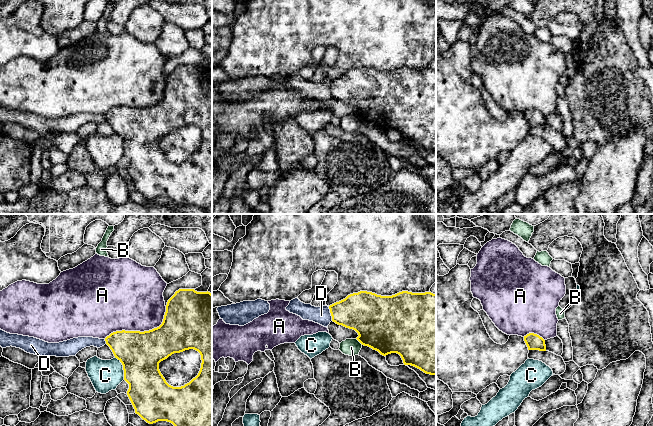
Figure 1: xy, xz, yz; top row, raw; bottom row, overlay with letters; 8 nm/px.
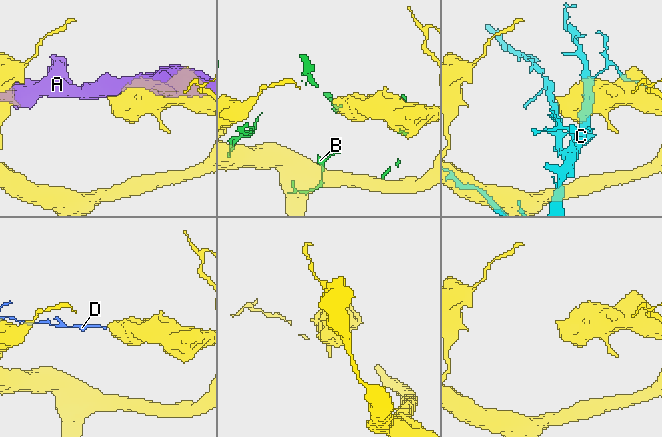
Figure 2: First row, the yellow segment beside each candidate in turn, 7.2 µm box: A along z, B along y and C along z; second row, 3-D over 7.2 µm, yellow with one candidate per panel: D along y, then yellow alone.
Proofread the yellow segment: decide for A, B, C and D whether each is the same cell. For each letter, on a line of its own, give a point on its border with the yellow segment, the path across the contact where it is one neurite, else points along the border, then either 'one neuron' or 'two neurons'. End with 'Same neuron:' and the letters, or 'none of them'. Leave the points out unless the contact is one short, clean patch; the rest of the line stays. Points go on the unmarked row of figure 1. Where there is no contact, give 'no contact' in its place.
A: xy (141, 108) | two neurons
B: xz (359, 117) | along xz (356, 114), (362, 120) | two neurons
C: xy (123, 144) | two neurons
D: xz (331, 90) | along xz (328, 83), (332, 96) | two neurons
Same neuron: none of them

